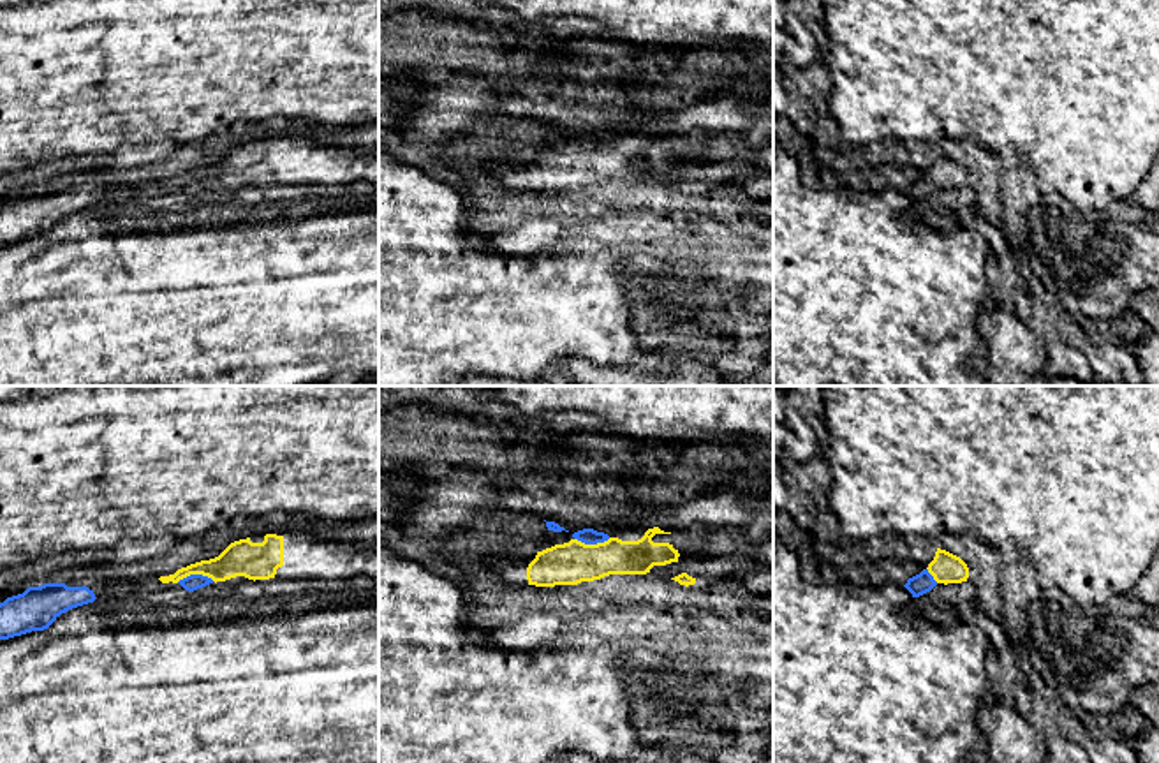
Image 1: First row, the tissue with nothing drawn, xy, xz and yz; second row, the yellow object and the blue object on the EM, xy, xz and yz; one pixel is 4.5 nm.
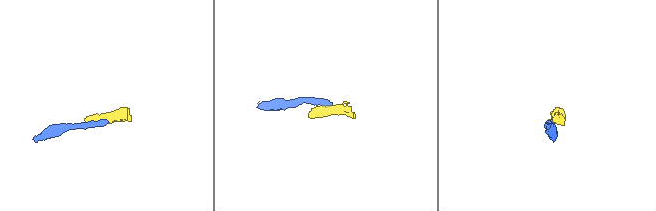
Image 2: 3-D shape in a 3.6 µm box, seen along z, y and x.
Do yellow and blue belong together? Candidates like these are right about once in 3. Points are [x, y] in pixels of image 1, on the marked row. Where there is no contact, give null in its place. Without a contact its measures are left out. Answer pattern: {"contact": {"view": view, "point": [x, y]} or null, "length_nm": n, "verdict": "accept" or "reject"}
{"contact": {"view": "xy", "point": [194, 573]}, "length_nm": 180, "verdict": "accept"}

